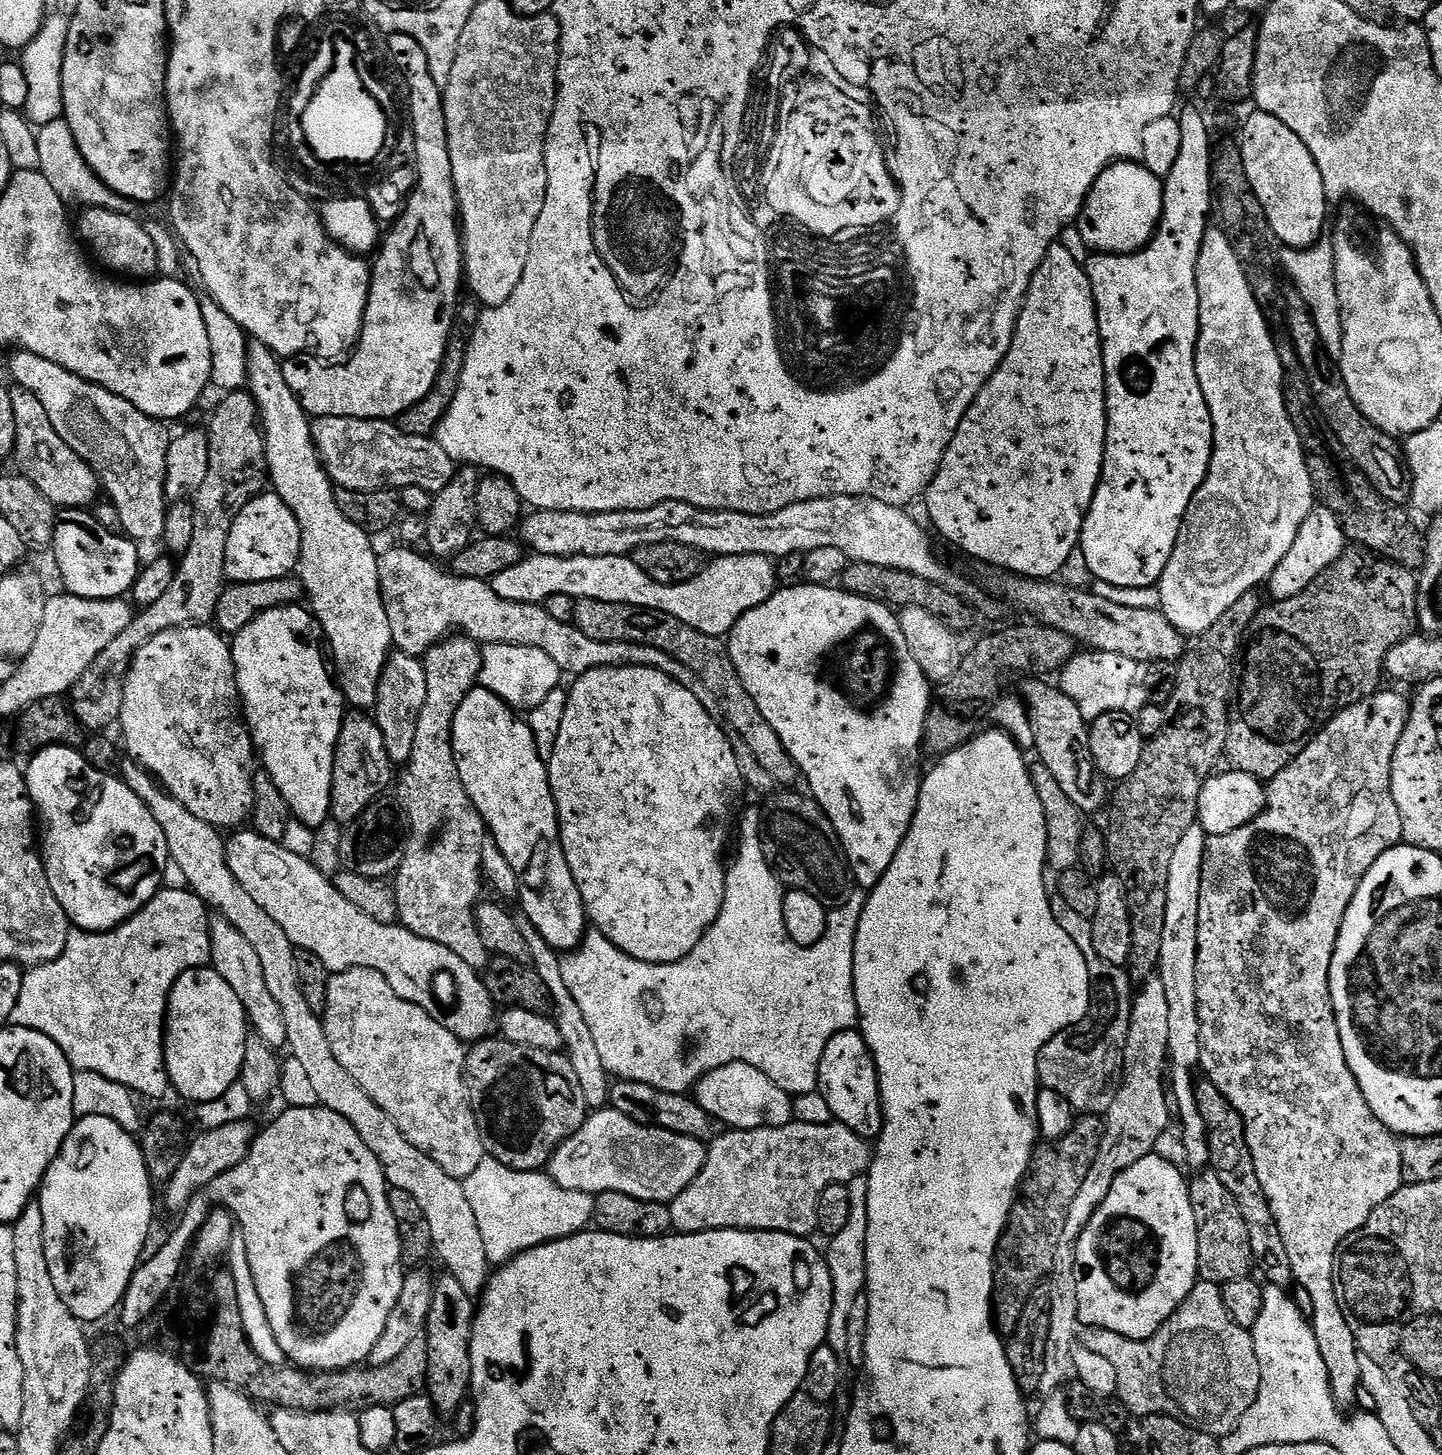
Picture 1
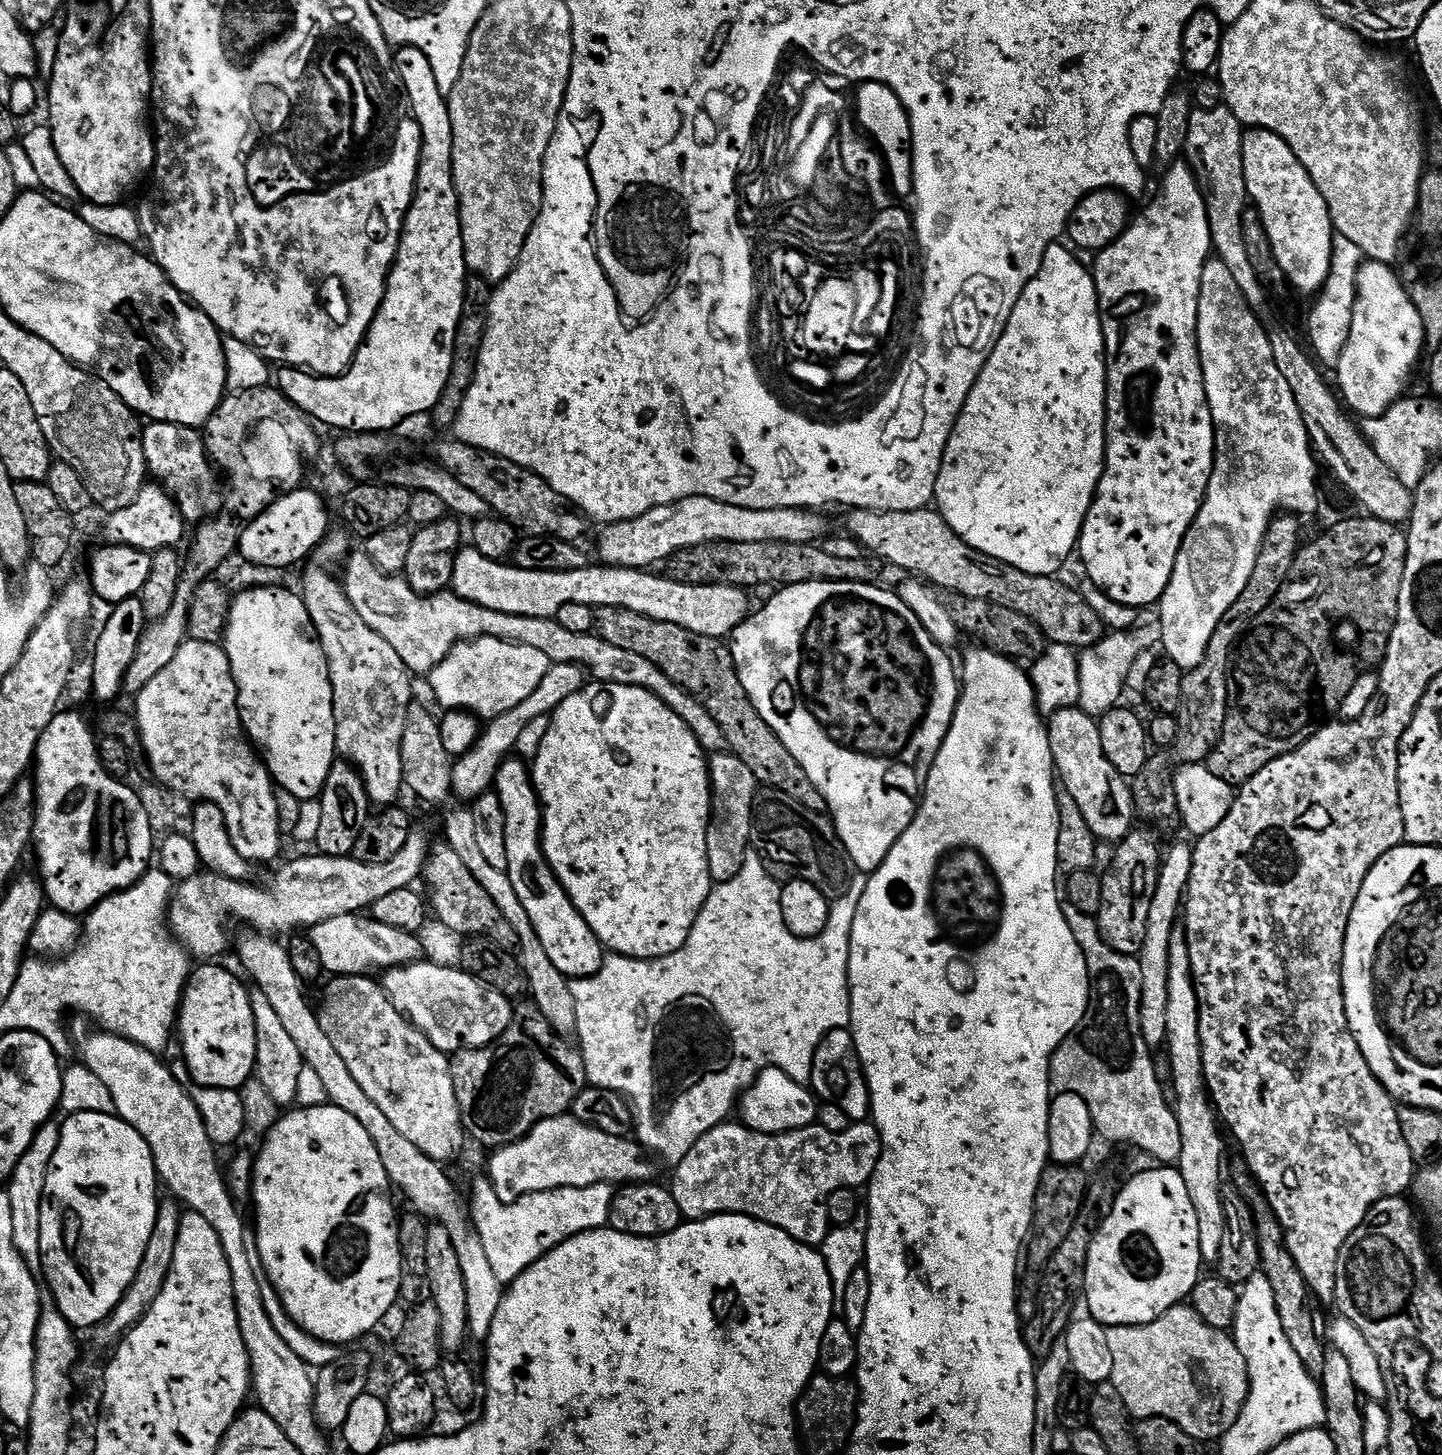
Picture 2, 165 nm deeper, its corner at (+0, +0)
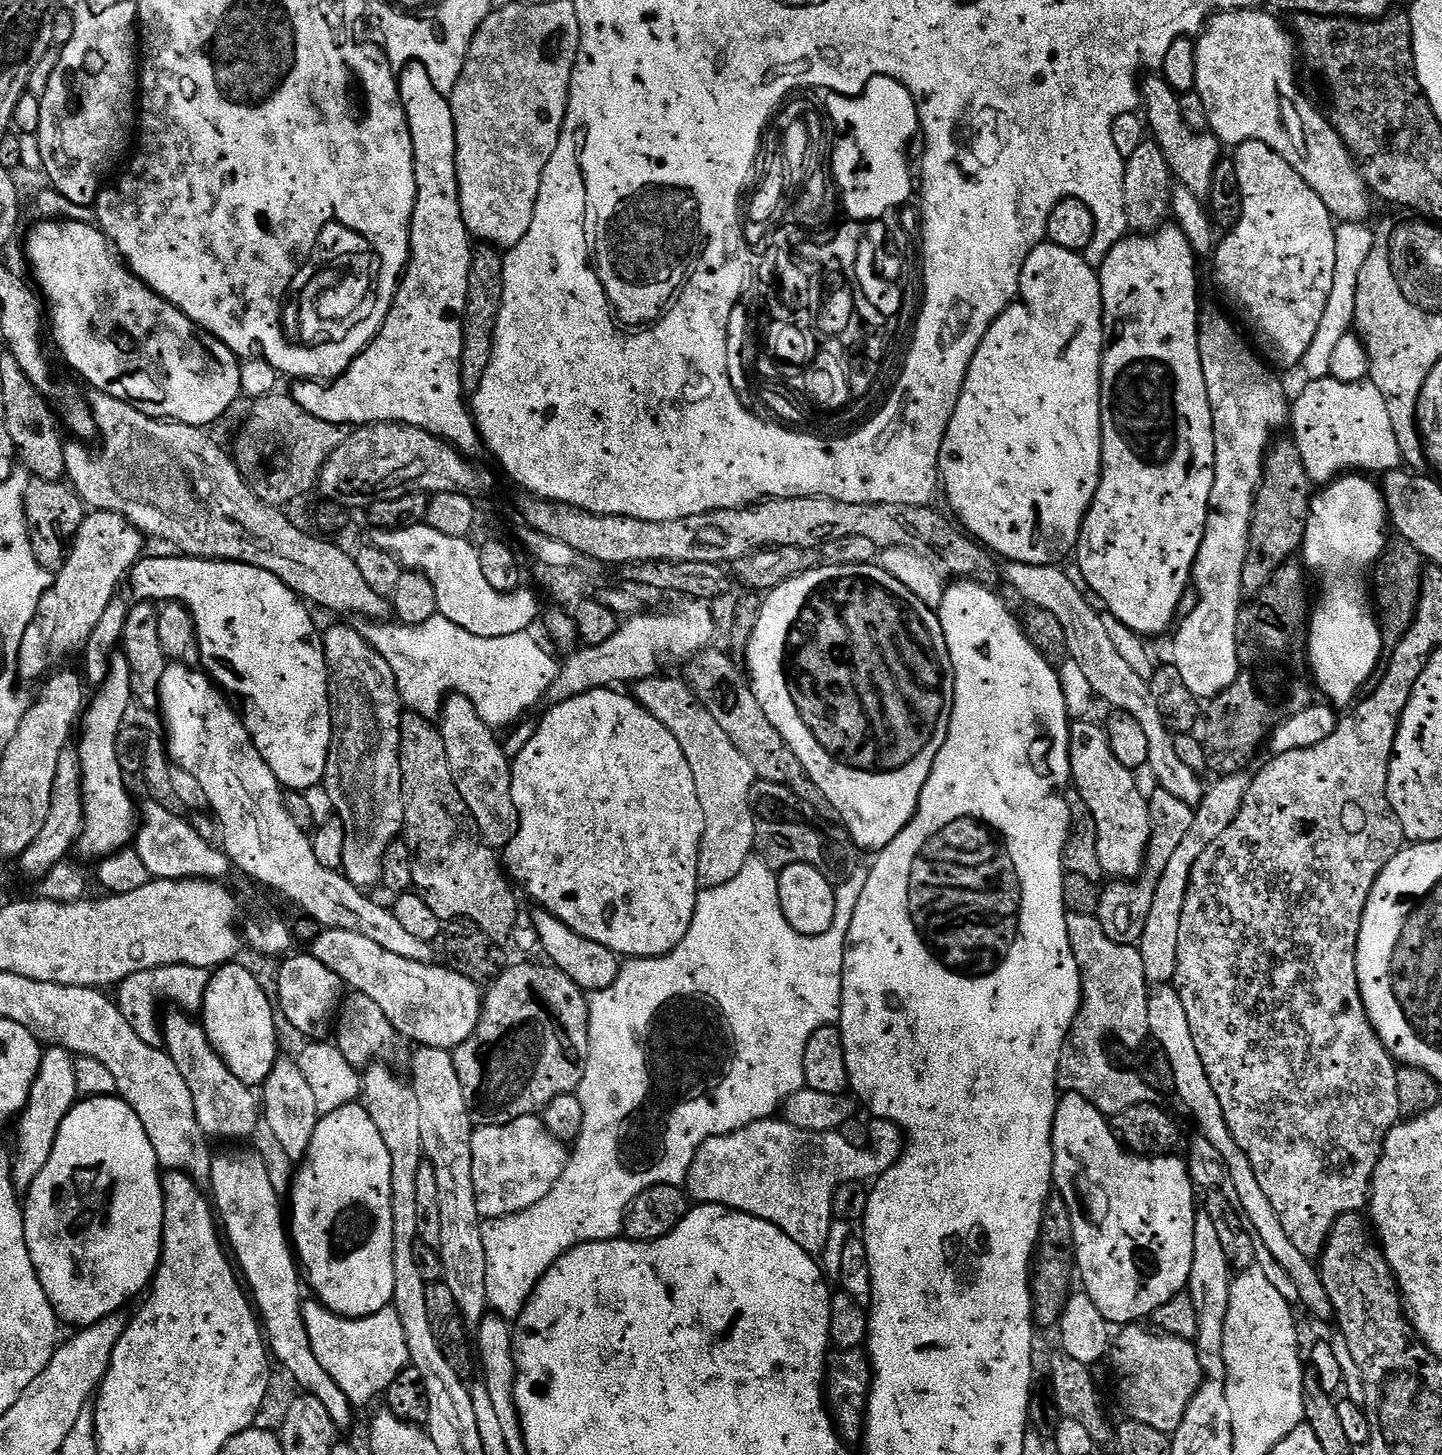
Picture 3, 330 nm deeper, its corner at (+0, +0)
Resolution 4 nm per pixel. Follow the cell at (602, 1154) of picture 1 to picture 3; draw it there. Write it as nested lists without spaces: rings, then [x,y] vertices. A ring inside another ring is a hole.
[[[539,1115],[523,1116],[509,1124],[485,1123],[480,1127],[472,1133],[472,1157],[474,1194],[481,1217],[502,1220],[542,1202],[558,1178],[562,1178],[569,1149],[550,1135]]]

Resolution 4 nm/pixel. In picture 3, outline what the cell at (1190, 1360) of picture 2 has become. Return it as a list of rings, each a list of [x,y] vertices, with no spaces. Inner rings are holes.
[[[1144,1326],[1121,1327],[1119,1331],[1115,1333],[1114,1343],[1111,1345],[1111,1348],[1110,1348],[1110,1361],[1112,1360],[1112,1368],[1114,1371],[1116,1371],[1116,1388],[1118,1391],[1120,1391],[1120,1404],[1122,1407],[1125,1408],[1126,1411],[1128,1411],[1128,1413],[1126,1413],[1127,1419],[1137,1420],[1138,1422],[1142,1422],[1146,1426],[1154,1426],[1154,1430],[1162,1430],[1163,1432],[1171,1434],[1178,1430],[1178,1426],[1182,1426],[1182,1418],[1186,1414],[1186,1406],[1190,1406],[1190,1398],[1194,1398],[1194,1394],[1197,1392],[1197,1390],[1199,1390],[1200,1384],[1204,1380],[1204,1375],[1202,1374],[1202,1362],[1198,1362],[1198,1354],[1196,1353],[1196,1346],[1195,1346],[1195,1343],[1193,1343],[1193,1341],[1183,1340],[1182,1338],[1174,1338],[1173,1336],[1165,1336],[1156,1330],[1151,1330],[1152,1332],[1147,1332],[1146,1329],[1140,1328],[1140,1327],[1144,1327]]]

